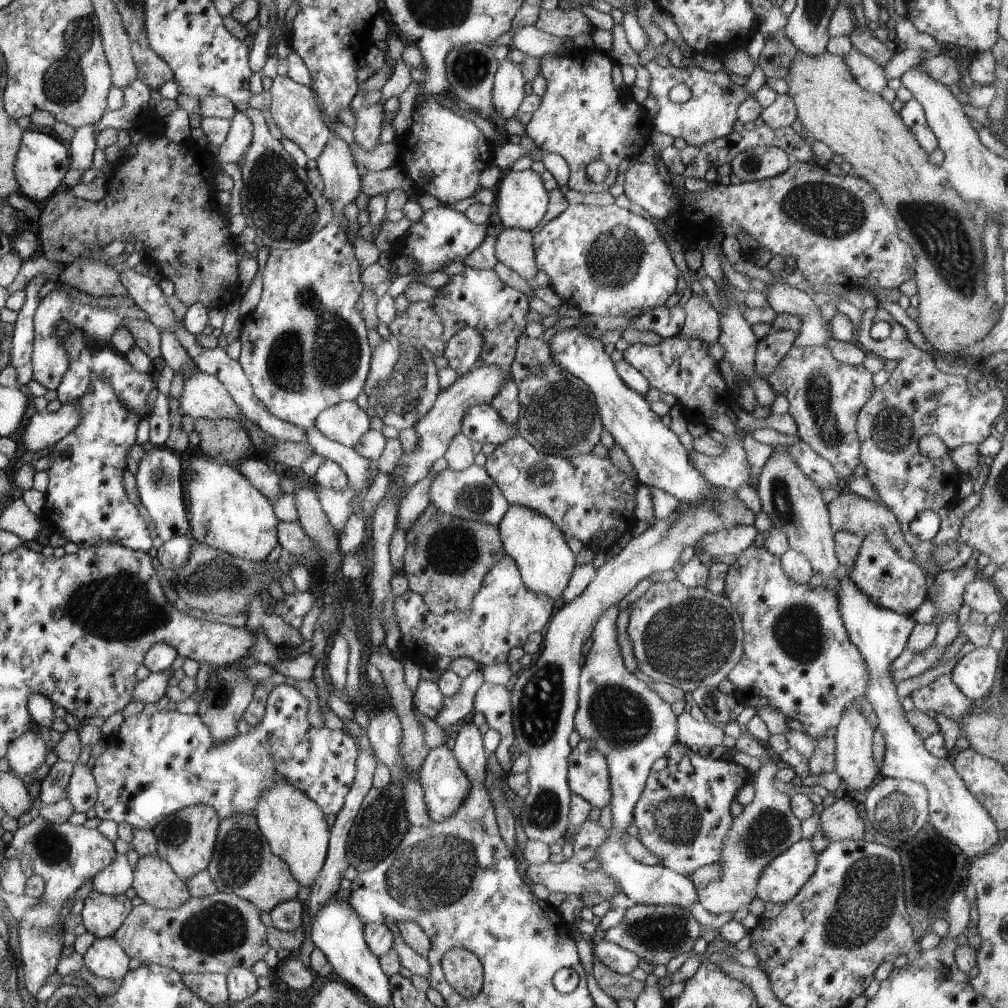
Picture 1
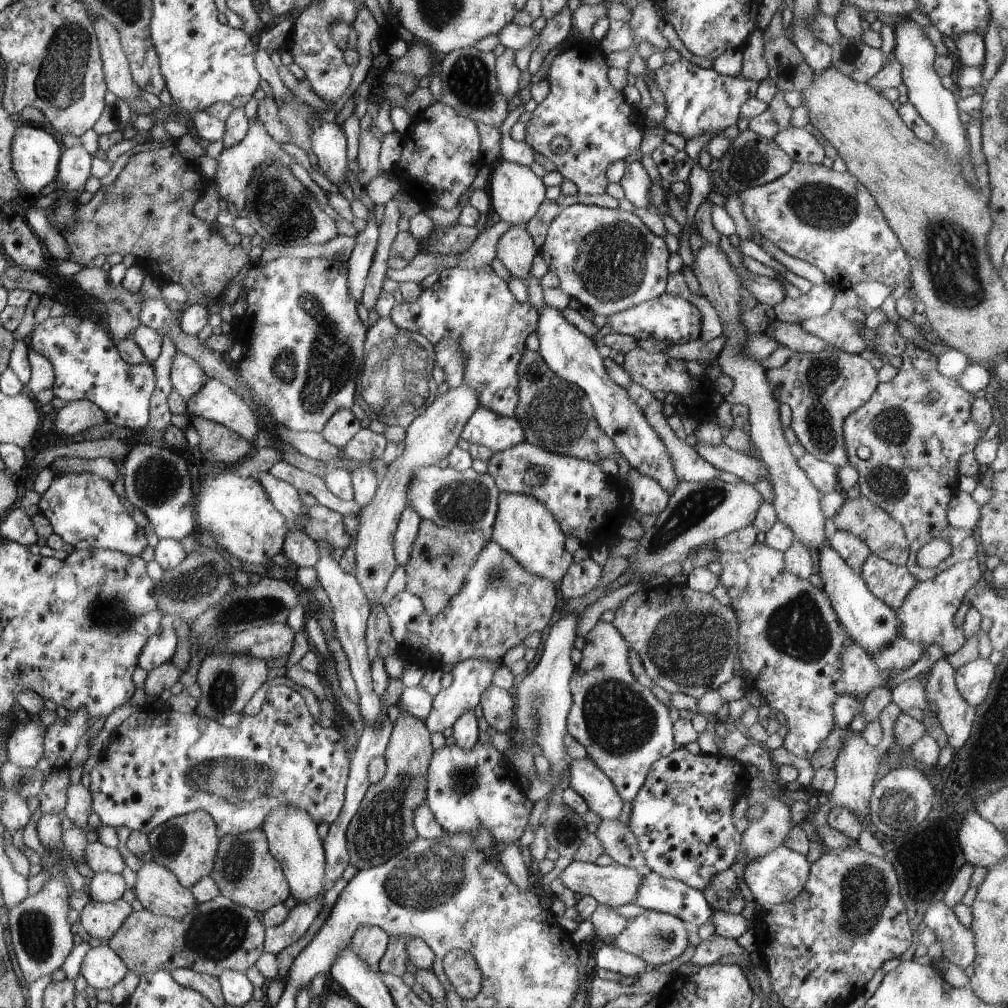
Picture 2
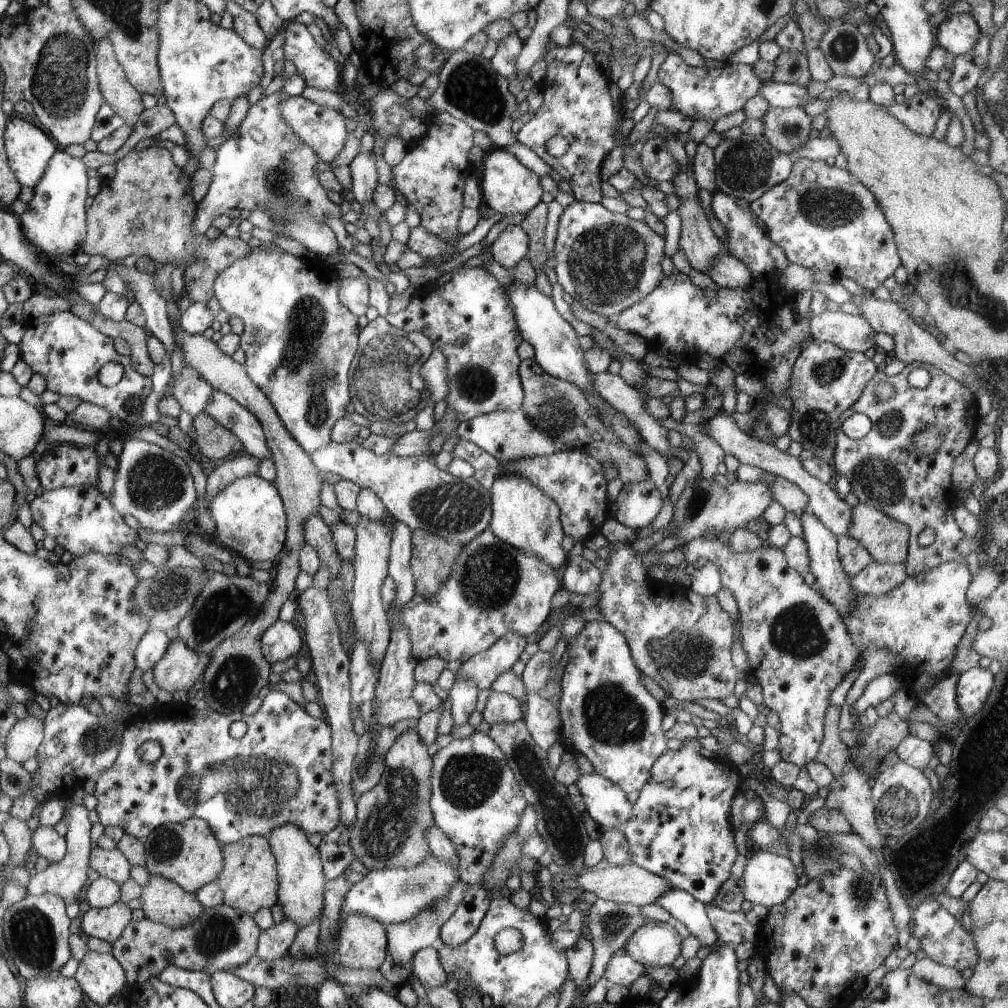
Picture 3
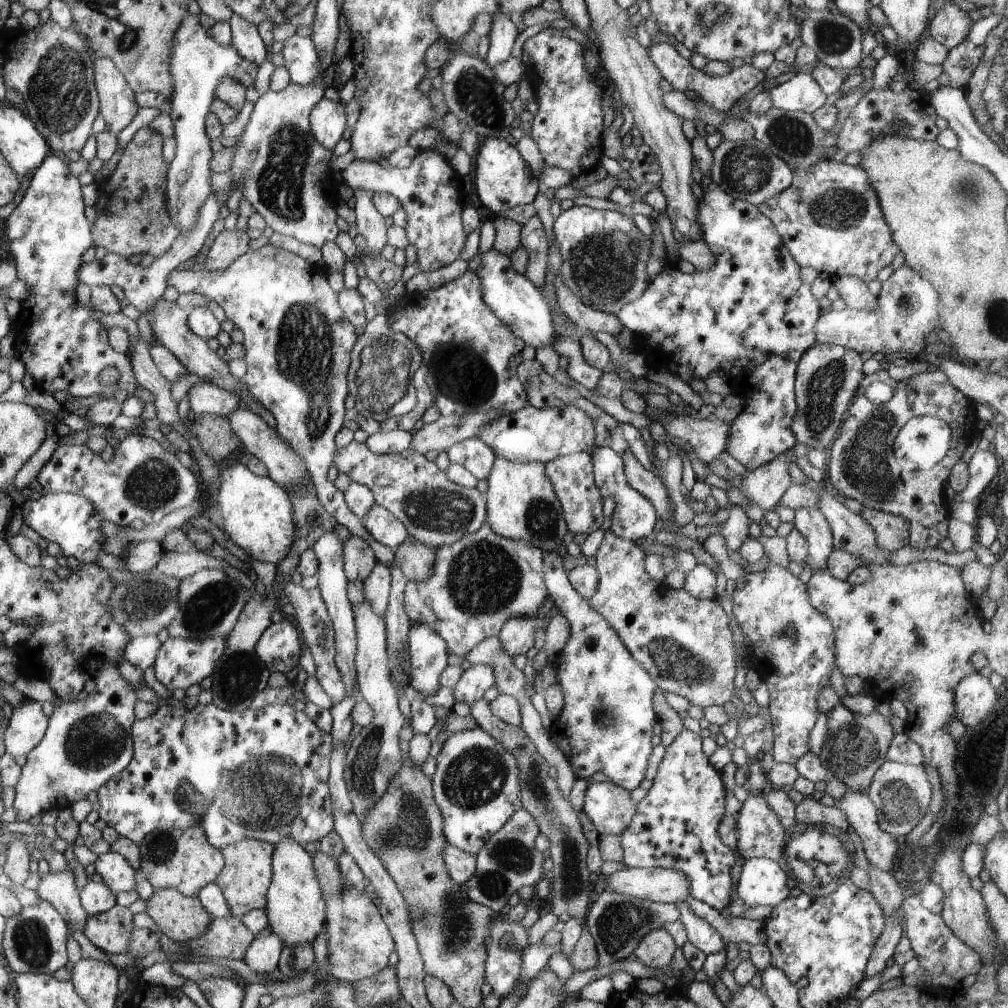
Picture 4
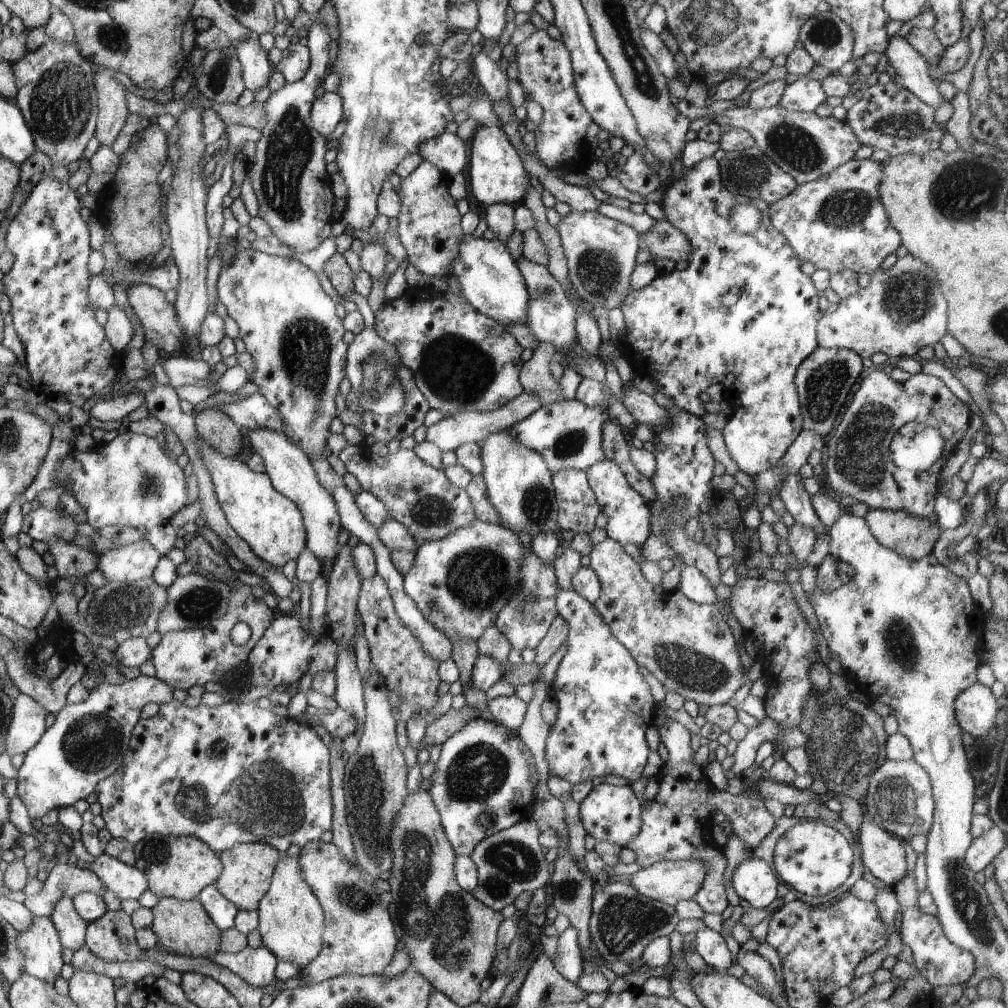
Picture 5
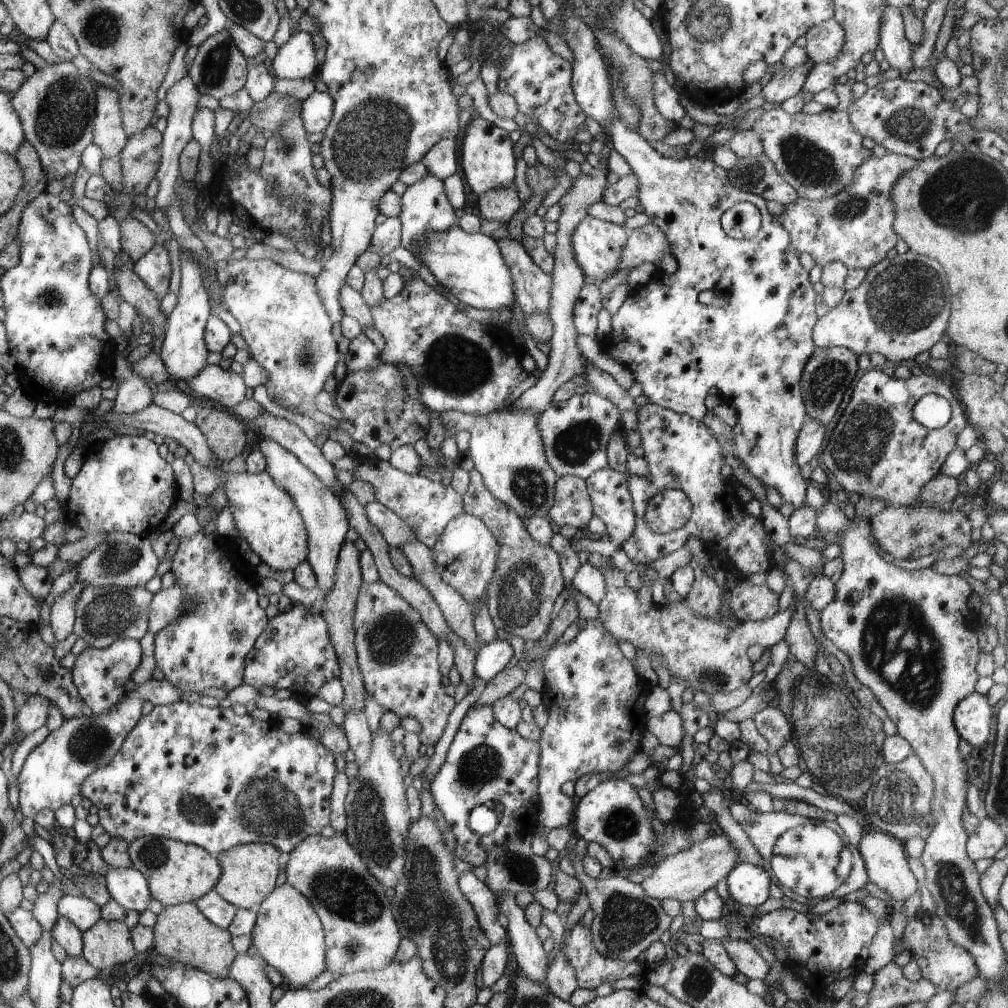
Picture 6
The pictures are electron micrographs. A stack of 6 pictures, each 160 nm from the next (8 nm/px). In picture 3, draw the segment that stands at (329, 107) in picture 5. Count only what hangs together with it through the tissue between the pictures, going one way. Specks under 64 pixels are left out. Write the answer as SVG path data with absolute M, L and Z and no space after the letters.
M288 96L282 102L283 117L294 132L319 156L319 160L332 164L344 148L349 133L346 131L346 117L338 109L323 107L300 96Z

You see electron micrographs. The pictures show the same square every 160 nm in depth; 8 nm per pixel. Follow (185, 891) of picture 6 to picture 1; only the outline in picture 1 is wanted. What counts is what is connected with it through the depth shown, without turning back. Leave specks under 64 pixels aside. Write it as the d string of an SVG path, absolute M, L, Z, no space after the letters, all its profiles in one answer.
M196 805L183 808L170 817L163 818L152 831L155 832L156 838L159 840L157 856L171 863L174 871L186 883L189 878L195 877L196 874L207 870L214 852L214 845L217 837L217 830L220 824L219 813L215 807L210 805Z

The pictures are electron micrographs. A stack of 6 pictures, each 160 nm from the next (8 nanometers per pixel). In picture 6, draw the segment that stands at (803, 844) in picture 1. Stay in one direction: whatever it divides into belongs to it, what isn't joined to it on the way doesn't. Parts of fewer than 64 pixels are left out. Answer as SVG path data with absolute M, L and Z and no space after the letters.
M738 863L726 877L729 896L744 907L759 907L768 897L773 874L754 863Z

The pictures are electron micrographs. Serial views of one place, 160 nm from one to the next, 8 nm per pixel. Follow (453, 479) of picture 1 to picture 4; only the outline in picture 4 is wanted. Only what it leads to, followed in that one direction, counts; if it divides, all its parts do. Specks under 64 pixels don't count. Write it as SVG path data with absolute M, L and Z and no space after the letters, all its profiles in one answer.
M352 440L348 446L336 449L333 464L339 472L348 474L352 483L367 486L373 492L375 504L389 510L406 526L410 536L426 546L437 549L452 544L465 534L476 532L486 523L487 493L481 493L476 487L466 488L452 482L435 462L428 461L423 454L410 447L401 453L379 455L372 452L366 443Z

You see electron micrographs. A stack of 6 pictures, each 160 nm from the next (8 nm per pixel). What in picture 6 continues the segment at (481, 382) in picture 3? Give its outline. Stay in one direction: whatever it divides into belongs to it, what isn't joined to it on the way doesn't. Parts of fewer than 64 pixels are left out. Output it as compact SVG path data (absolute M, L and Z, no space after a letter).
M413 271L411 276L407 279L404 279L404 288L392 298L386 299L380 306L371 308L373 320L373 327L385 338L385 347L381 352L381 360L383 363L390 363L393 365L403 364L406 365L410 370L416 375L419 384L419 397L421 398L421 402L428 408L436 411L437 413L441 413L446 411L460 411L461 413L468 414L476 414L476 415L484 415L486 413L491 413L492 411L499 411L504 407L511 406L512 402L514 402L519 396L524 394L525 390L532 388L537 381L537 373L532 373L525 371L522 367L521 363L521 355L522 349L518 344L516 344L514 338L509 334L508 338L506 338L506 332L502 334L502 330L500 330L500 334L498 332L494 332L492 328L488 328L488 326L484 326L479 322L470 320L465 314L462 312L458 312L458 307L455 306L448 300L445 296L440 293L434 291L431 286L426 284L426 282L420 279L418 273Z

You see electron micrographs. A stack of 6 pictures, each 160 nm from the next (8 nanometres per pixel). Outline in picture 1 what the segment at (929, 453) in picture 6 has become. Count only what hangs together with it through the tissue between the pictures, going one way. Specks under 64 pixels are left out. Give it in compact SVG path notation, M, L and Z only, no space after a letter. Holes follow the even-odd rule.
M878 306L864 311L862 325L854 340L867 353L872 352L885 360L898 360L889 380L873 390L872 396L858 413L855 427L860 441L860 462L866 467L865 475L871 481L880 502L897 518L905 541L914 551L914 562L926 570L927 575L935 575L935 569L937 572L957 569L968 563L972 556L973 548L969 544L961 542L958 554L941 565L935 565L930 551L936 545L959 538L963 516L957 511L958 487L963 480L962 473L949 453L935 459L922 456L918 441L924 435L932 434L940 437L950 451L966 444L979 445L986 437L995 434L994 425L1001 418L1005 407L1006 393L1003 386L988 390L977 398L970 395L964 375L939 370L935 357L916 348L907 339L905 328L888 311ZM881 320L890 324L891 332L886 339L876 341L870 335L870 328ZM932 392L938 394L938 399L929 399ZM922 511L935 512L941 520L938 532L931 541L922 541L909 529L909 524Z

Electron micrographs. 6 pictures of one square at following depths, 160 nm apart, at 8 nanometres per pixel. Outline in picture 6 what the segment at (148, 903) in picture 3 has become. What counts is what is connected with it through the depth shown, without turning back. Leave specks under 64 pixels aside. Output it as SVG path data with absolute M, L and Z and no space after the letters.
M195 902L165 906L165 909L157 915L153 930L156 954L181 965L207 971L217 979L228 978L231 964L238 953L235 949L234 937L223 927L212 923Z

